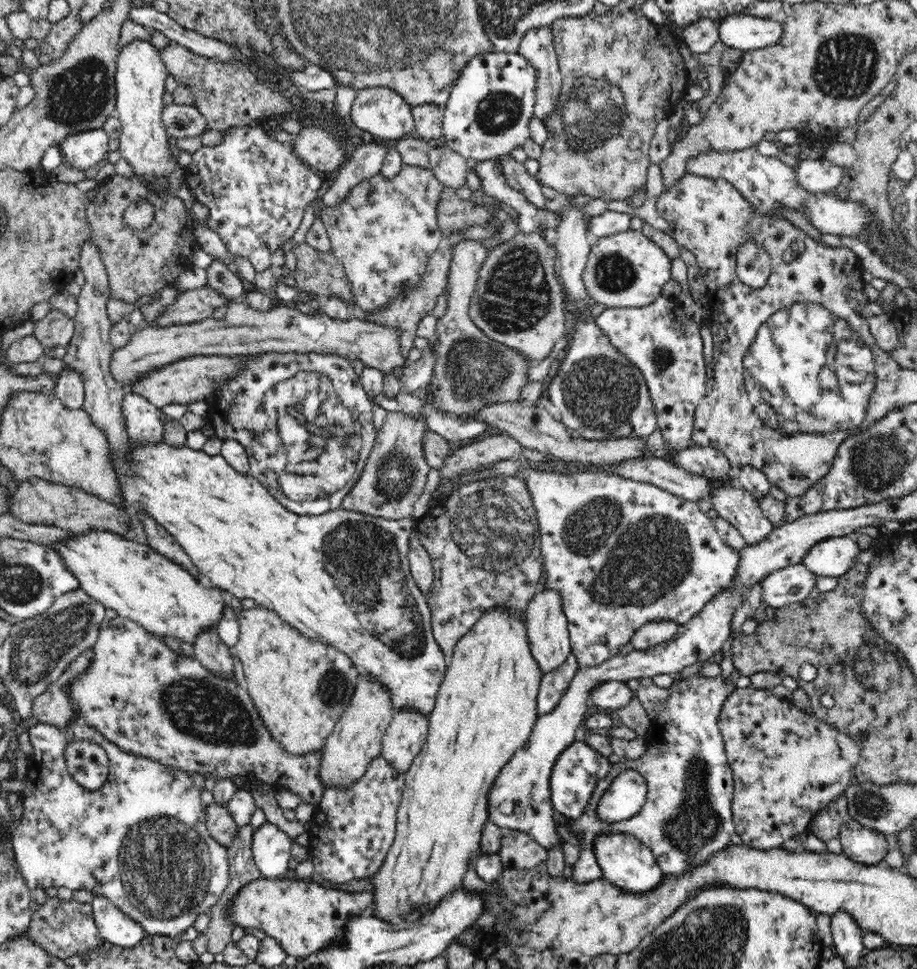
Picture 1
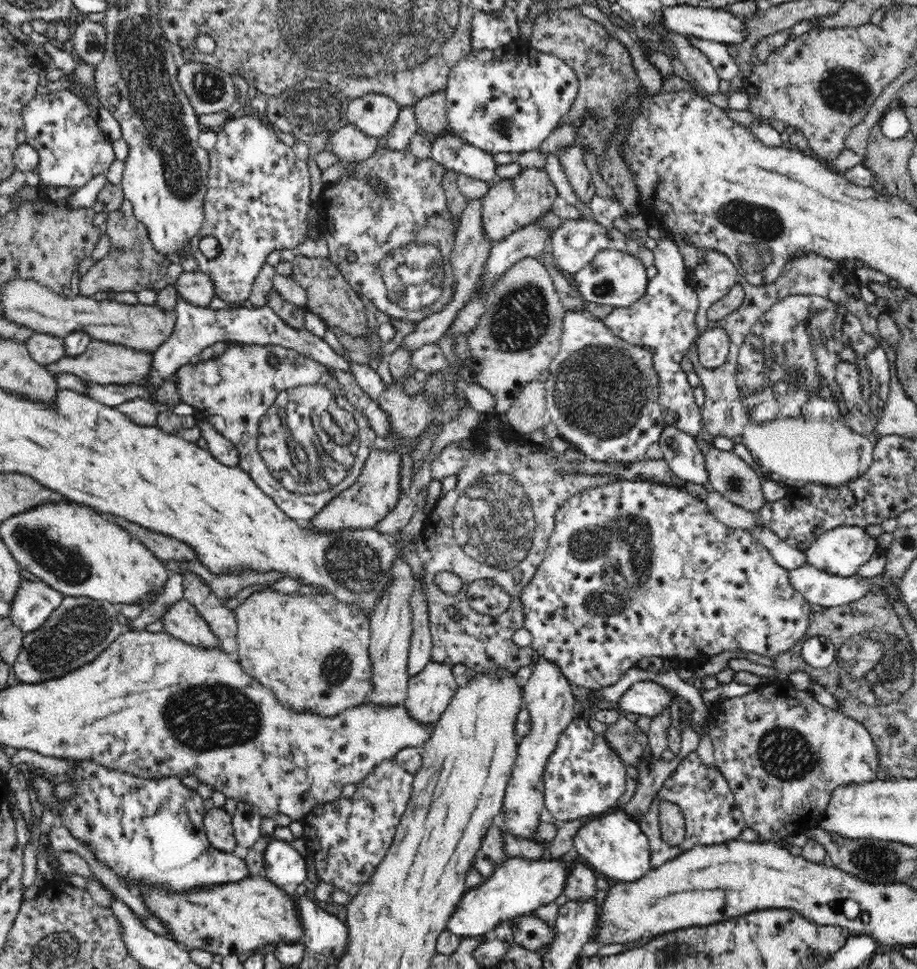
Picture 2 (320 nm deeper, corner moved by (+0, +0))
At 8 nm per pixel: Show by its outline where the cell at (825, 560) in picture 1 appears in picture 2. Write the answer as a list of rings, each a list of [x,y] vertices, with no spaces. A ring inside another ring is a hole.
[[[840,526],[827,531],[805,550],[807,563],[828,574],[848,577],[857,574],[863,564],[874,556],[879,547],[877,540],[868,534],[866,528],[858,526]]]

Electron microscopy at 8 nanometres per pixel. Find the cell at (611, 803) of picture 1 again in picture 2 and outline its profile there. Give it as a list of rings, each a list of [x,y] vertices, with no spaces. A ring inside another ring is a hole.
[[[576,716],[560,735],[556,750],[550,755],[544,771],[543,801],[546,816],[554,821],[561,821],[576,820],[576,818],[590,816],[590,814],[602,815],[609,808],[616,806],[618,798],[626,792],[626,776],[626,764],[616,750],[608,744],[605,736],[596,734],[588,725],[588,721]]]

